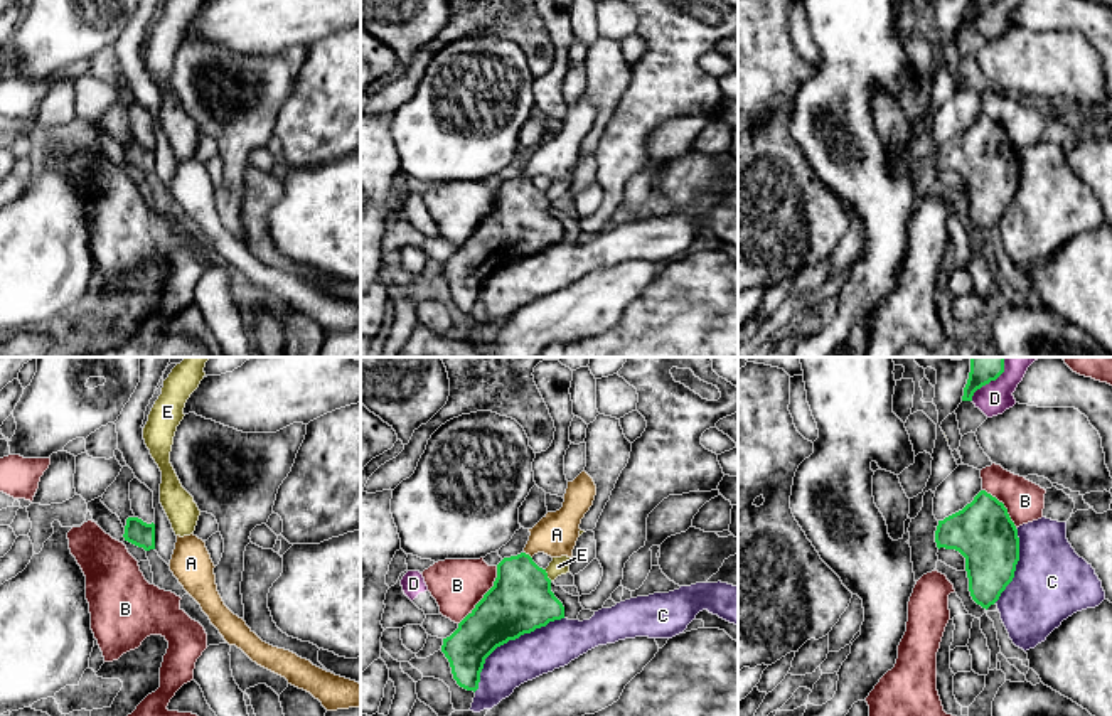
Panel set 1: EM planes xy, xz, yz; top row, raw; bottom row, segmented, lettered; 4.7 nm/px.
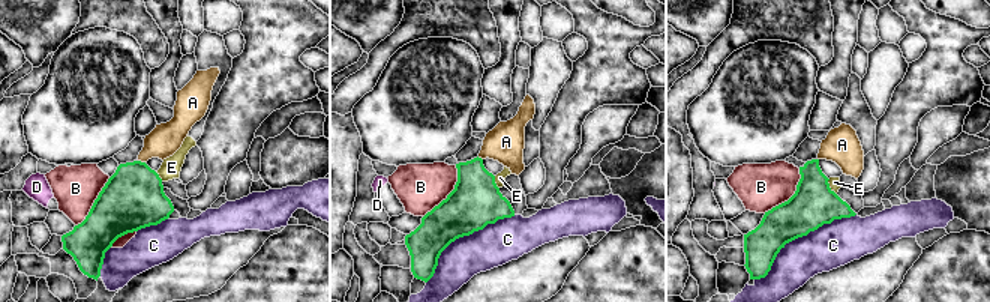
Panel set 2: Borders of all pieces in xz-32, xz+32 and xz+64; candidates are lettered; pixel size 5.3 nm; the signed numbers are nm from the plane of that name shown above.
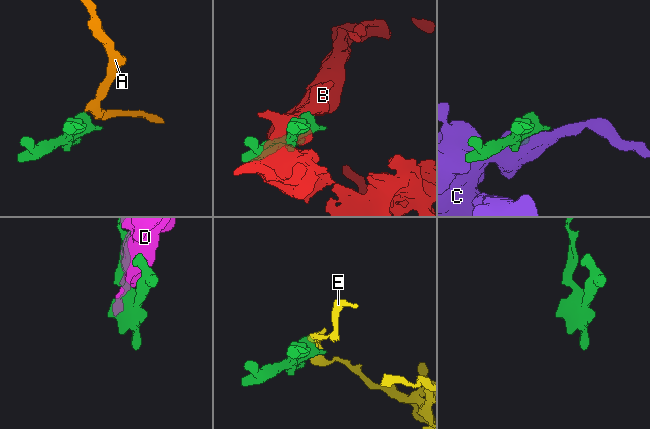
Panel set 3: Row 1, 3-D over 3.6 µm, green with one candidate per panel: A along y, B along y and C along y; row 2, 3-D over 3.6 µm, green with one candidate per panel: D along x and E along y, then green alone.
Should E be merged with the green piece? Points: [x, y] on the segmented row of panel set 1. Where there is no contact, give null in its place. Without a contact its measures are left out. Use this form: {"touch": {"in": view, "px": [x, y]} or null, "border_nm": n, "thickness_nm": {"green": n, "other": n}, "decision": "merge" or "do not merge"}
{"touch": {"in": "xz", "px": [546, 575]}, "border_nm": 70, "thickness_nm": {"green": 300, "other": 90}, "decision": "do not merge"}

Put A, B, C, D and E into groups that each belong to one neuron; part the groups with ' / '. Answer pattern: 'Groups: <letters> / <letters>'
Groups: A / B / C / D / E

